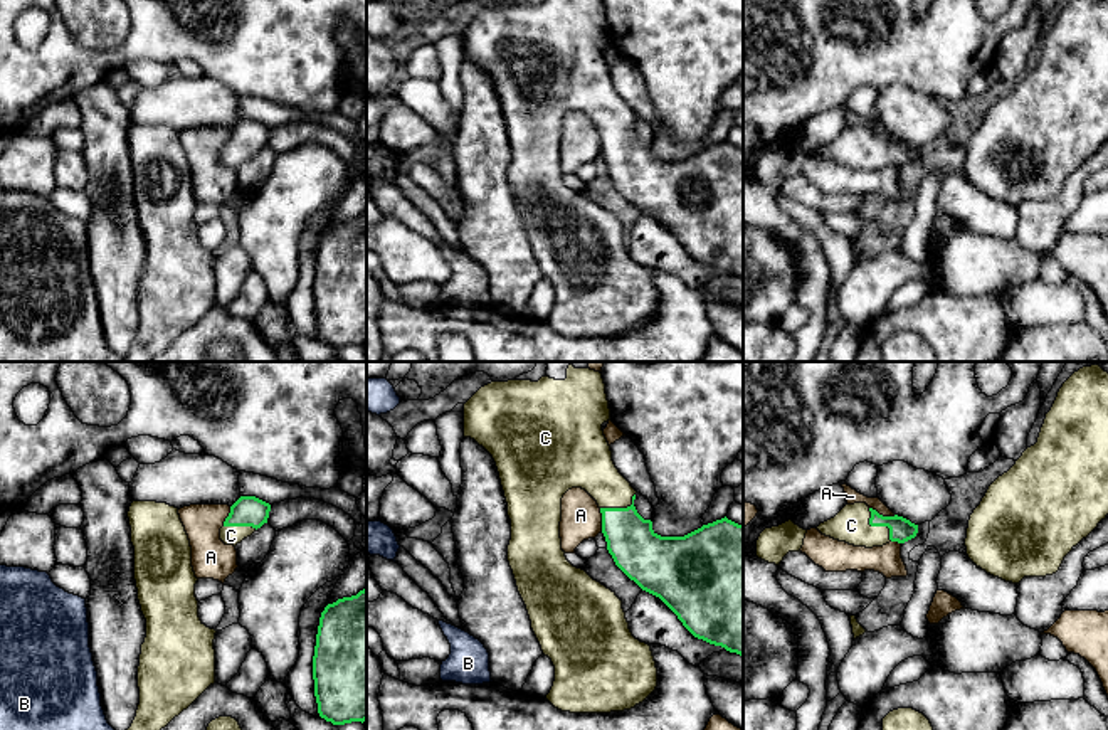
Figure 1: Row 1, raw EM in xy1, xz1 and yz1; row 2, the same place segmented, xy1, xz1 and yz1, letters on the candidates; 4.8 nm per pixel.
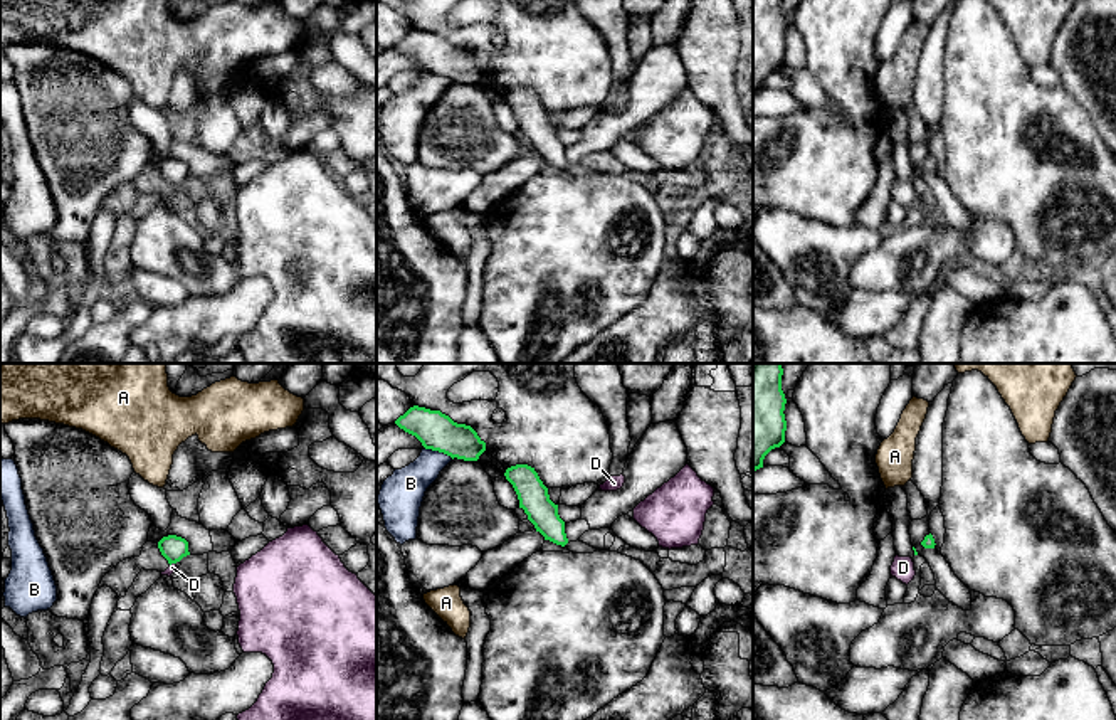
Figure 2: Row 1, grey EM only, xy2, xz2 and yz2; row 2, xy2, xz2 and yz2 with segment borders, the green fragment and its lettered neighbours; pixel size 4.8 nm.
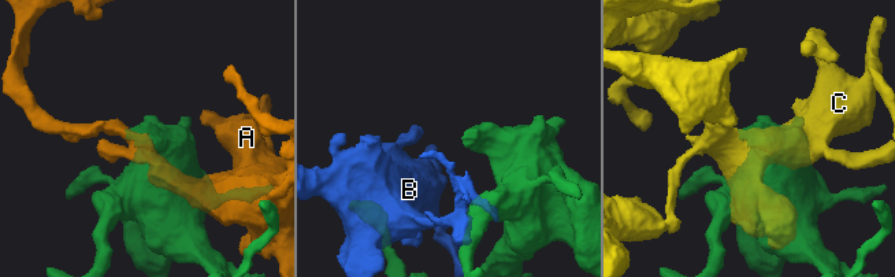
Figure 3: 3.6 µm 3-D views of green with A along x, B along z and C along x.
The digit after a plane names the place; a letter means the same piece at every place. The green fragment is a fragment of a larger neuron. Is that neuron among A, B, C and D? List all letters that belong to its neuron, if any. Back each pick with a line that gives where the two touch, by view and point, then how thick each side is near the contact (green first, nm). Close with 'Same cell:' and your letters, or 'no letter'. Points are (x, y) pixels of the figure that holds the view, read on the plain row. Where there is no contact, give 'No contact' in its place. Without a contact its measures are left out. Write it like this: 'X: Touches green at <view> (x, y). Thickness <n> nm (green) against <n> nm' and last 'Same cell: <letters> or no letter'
C: Touches green at yz1 (878, 148). Thickness 120 nm (green) against 170 nm
Same cell: C

